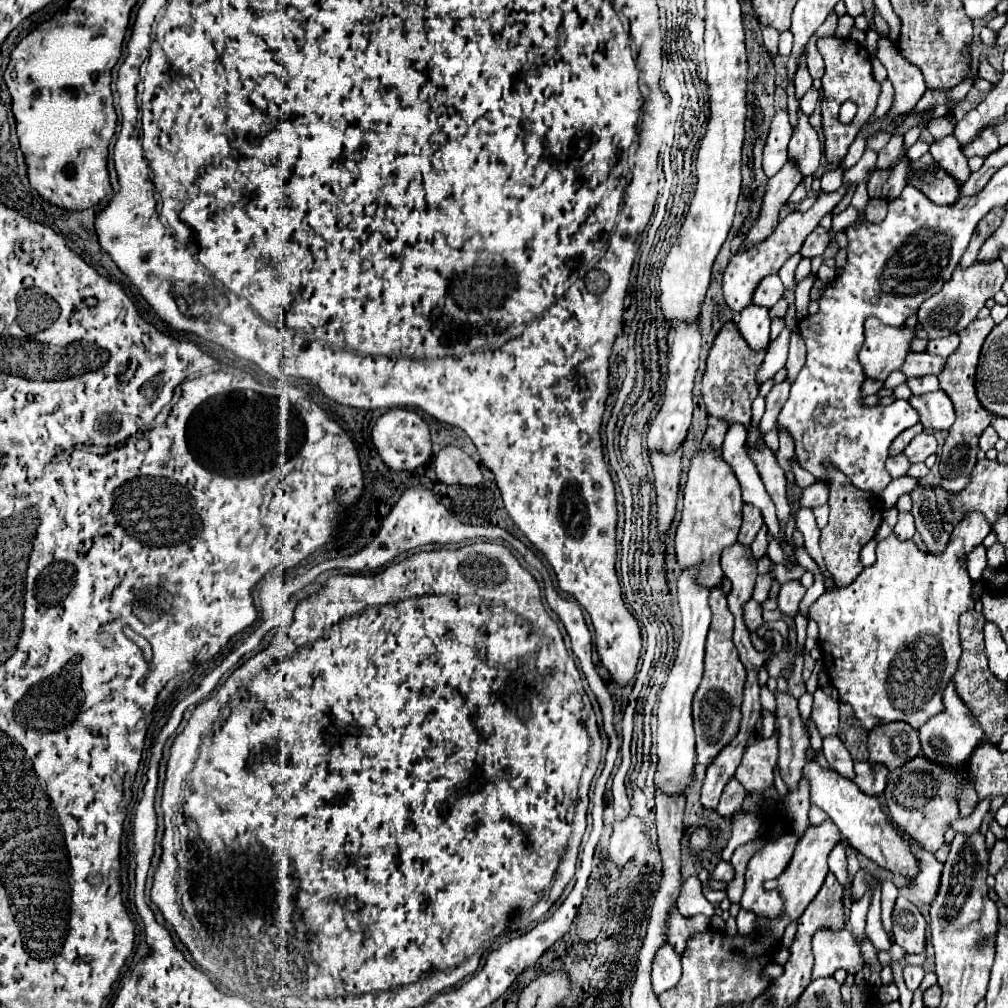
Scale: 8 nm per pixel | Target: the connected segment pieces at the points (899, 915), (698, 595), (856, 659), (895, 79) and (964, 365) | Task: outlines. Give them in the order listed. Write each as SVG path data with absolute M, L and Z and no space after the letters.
M898 896L894 906L894 938L908 954L920 954L924 950L926 920L918 906L914 906L906 896Z
M692 570L682 572L678 578L678 604L682 610L682 636L674 666L668 674L666 686L660 694L658 704L658 734L656 734L656 754L658 766L654 774L656 792L666 796L686 794L692 784L692 774L696 768L696 750L694 750L694 728L692 728L692 698L700 686L702 662L704 662L704 642L710 626L710 606L708 606L708 588L702 588L694 582Z
M966 514L956 526L954 526L954 532L950 534L950 542L948 542L948 548L944 550L944 554L940 556L930 556L926 552L920 552L916 548L916 544L912 540L906 540L906 542L900 542L894 534L890 534L887 538L884 538L882 542L878 542L876 546L876 562L866 568L850 586L846 588L836 588L836 590L830 590L830 592L824 592L810 608L808 608L808 616L810 620L814 620L818 624L818 638L820 638L820 648L822 648L822 654L824 654L824 670L828 672L830 676L830 684L834 684L840 692L840 702L846 702L854 708L856 712L856 718L860 720L860 724L866 728L866 730L872 730L880 724L890 724L890 722L908 722L914 730L918 730L920 726L924 726L924 722L928 722L928 718L940 714L940 710L944 710L944 704L942 704L942 692L944 692L944 686L950 682L956 666L958 666L958 660L960 660L960 638L958 638L958 616L970 608L974 608L974 600L972 600L972 580L966 572L966 568L960 566L960 558L962 556L968 556L968 552L972 548L976 548L978 544L982 544L982 540L988 536L992 528L988 526L988 520L984 518L984 514Z
M888 38L878 40L876 58L884 64L888 78L894 84L894 102L886 114L886 120L890 122L894 116L906 114L916 106L916 102L924 94L924 78L922 72L916 70L916 66L902 58L902 54L890 44Z
M976 318L974 322L970 322L962 332L960 332L960 346L958 350L948 358L944 372L938 376L940 380L940 388L948 394L948 398L952 400L954 408L956 408L956 422L946 438L944 450L942 450L942 458L940 458L940 474L944 478L954 478L956 474L964 474L970 472L972 466L976 464L976 454L978 454L978 438L980 434L990 426L992 414L988 410L982 408L982 404L976 398L976 388L974 388L974 374L976 374L976 364L978 364L978 356L980 356L980 348L986 340L986 336L990 334L990 330L994 328L994 320L988 318Z

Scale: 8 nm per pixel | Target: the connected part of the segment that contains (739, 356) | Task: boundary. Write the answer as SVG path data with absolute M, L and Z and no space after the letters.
M726 322L724 328L718 332L714 346L708 354L706 372L702 378L702 398L710 416L726 420L728 424L744 424L748 426L752 420L750 404L758 396L760 384L756 382L756 372L762 366L764 352L754 352L748 348L746 340L740 336L734 322Z

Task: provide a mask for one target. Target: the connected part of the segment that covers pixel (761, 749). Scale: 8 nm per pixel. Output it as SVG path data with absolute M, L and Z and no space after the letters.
M770 736L748 744L742 762L736 770L736 780L746 788L746 792L764 792L774 786L774 764L778 760L778 738Z

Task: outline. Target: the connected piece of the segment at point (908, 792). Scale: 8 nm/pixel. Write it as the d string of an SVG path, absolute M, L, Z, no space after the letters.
M924 756L912 758L912 762L904 764L900 770L892 770L888 774L888 786L884 790L886 808L892 824L910 840L918 842L924 850L936 852L944 844L944 832L950 820L956 820L956 792L962 786L962 774L954 774L950 768L934 764Z

